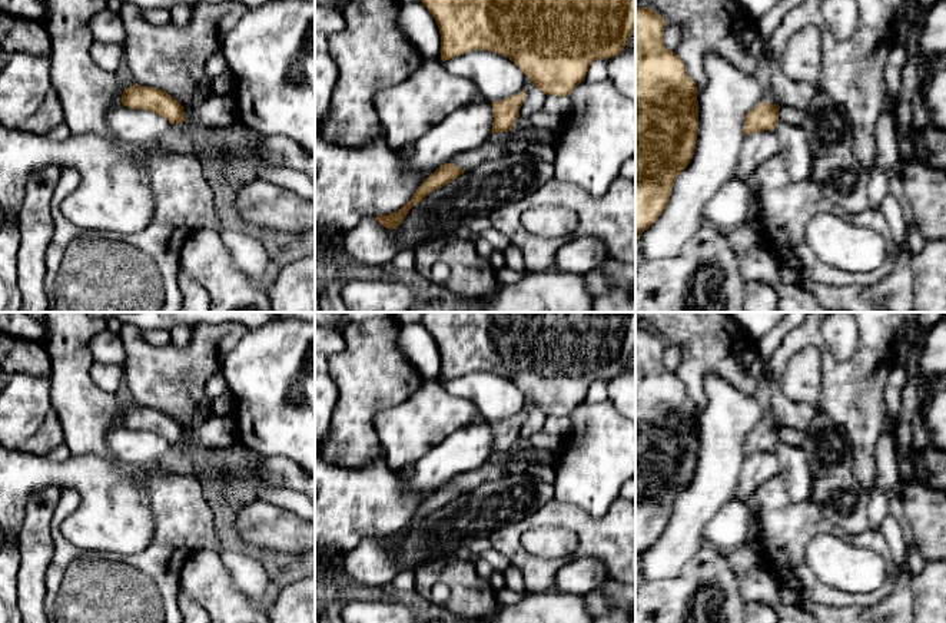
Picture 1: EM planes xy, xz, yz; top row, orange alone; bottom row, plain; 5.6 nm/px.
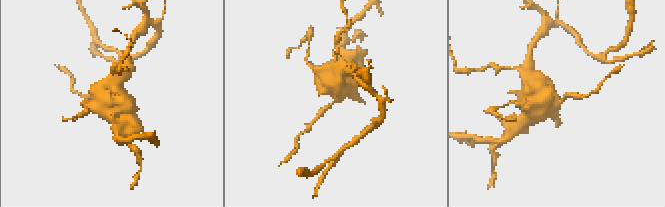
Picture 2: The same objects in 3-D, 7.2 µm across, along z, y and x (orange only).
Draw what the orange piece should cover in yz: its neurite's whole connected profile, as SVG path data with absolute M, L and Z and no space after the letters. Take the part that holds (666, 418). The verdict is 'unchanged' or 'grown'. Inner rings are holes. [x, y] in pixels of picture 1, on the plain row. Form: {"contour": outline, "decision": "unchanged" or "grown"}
{"contour": "M635 328L635 560L663 534L677 497L690 484L698 454L697 407L676 372L664 367L664 339Z", "decision": "unchanged"}

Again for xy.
{"contour": "M135 405L125 410L122 424L130 430L147 430L172 445L187 443L183 427L169 414L149 407Z", "decision": "unchanged"}

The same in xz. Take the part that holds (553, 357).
{"contour": "M425 312L424 327L435 339L441 355L441 381L449 381L471 371L489 371L508 378L535 408L547 417L570 417L572 411L585 401L588 388L594 381L611 380L628 365L628 358L635 352L635 312Z", "decision": "unchanged"}

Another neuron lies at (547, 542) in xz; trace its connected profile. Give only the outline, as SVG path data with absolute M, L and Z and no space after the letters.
M540 526L527 530L521 537L521 544L531 556L557 560L574 554L580 543L577 534L568 528Z

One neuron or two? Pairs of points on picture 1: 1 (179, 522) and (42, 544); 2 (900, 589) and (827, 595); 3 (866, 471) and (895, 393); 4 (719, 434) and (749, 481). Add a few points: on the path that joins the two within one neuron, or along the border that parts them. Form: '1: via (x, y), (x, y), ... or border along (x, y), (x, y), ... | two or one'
1: border along (55, 510), (52, 519), (53, 554), (45, 576) | two
2: border along (898, 572), (895, 586), (883, 597), (865, 607) | two
3: border along (886, 381), (885, 416) | two
4: border along (746, 456), (742, 463), (740, 483), (733, 496) | two

